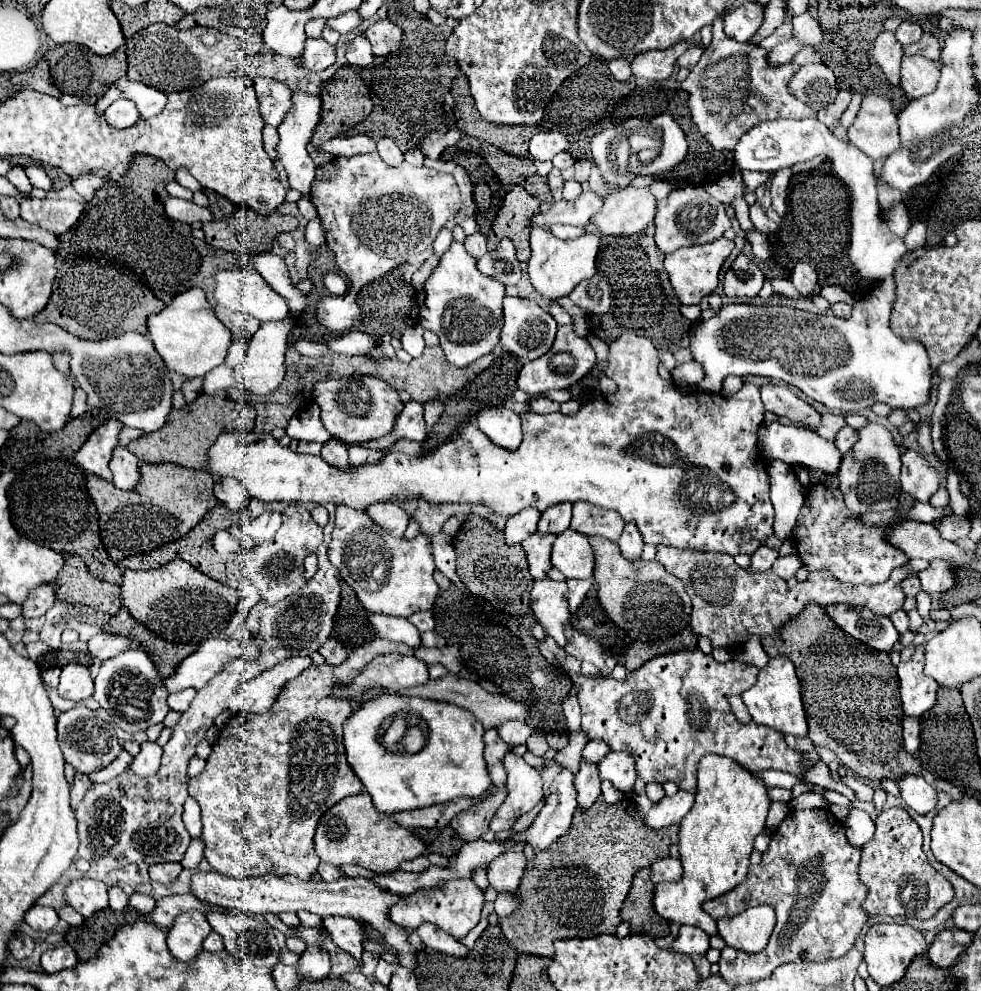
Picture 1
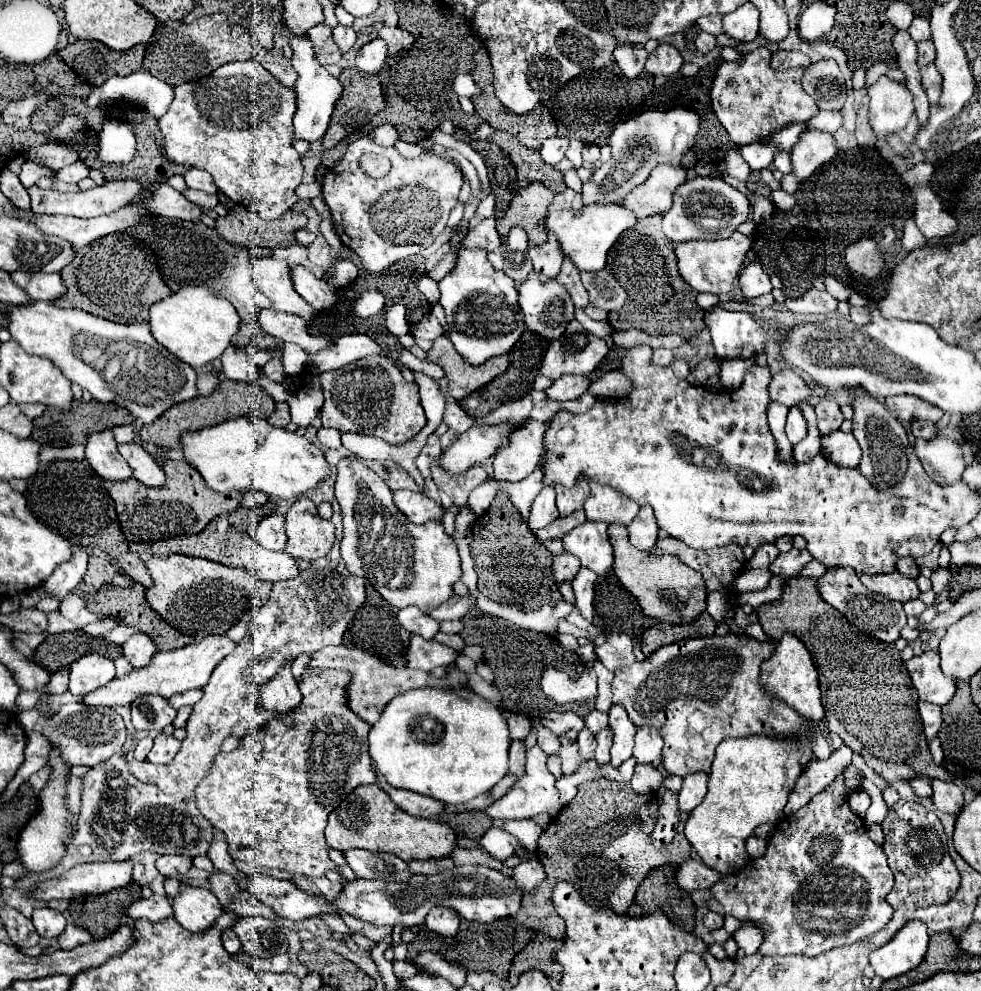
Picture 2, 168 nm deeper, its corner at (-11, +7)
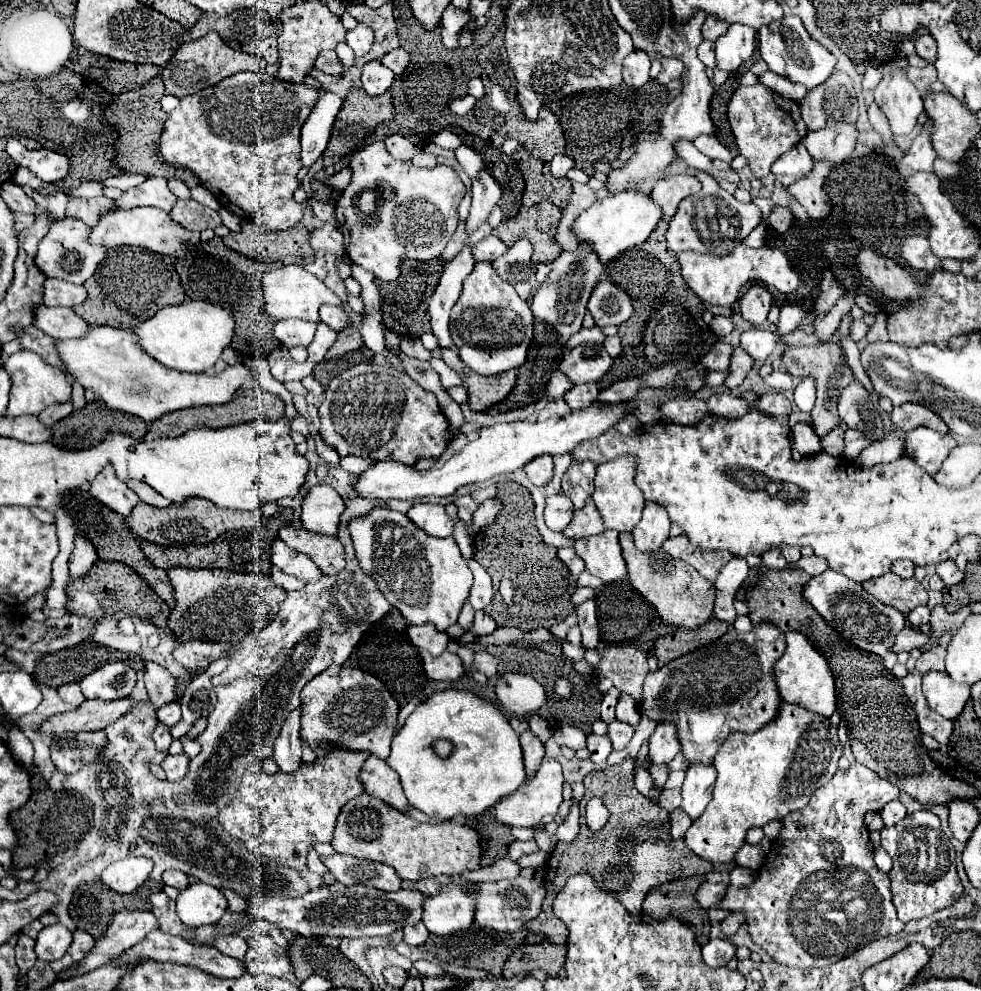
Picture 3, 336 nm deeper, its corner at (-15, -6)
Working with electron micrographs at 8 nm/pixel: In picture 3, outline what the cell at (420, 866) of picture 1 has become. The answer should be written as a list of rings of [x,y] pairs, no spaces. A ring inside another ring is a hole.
[[[438,875],[438,877],[430,877],[430,879],[422,879],[422,881],[402,881],[402,887],[404,889],[418,889],[424,895],[436,895],[450,881],[452,881],[452,877]]]

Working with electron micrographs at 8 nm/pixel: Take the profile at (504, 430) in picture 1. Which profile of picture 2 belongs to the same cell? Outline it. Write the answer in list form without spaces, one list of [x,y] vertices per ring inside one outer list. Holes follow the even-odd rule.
[[[528,418],[520,430],[510,436],[510,446],[502,448],[494,458],[494,478],[520,482],[534,472],[544,454],[546,424]]]

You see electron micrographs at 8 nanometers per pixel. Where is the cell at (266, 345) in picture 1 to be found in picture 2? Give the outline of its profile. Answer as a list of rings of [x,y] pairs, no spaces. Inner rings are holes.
[[[270,360],[270,362],[264,366],[264,372],[266,372],[266,376],[268,376],[270,380],[274,380],[274,382],[282,382],[282,380],[286,378],[284,366],[282,366],[280,360]]]

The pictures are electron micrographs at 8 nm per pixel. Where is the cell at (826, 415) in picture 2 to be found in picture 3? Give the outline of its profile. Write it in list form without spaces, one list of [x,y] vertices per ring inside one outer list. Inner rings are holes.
[[[834,427],[824,439],[822,439],[822,449],[830,453],[832,457],[842,457],[844,453],[844,431],[840,427]]]

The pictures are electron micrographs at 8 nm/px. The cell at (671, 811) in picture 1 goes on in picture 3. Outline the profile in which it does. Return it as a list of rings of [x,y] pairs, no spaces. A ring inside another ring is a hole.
[[[690,765],[682,785],[682,809],[698,819],[712,799],[712,789],[716,781],[716,769],[706,765]]]

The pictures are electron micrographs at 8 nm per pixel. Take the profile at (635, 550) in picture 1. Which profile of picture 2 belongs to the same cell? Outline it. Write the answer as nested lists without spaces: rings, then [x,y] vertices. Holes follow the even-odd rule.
[[[648,504],[640,506],[638,516],[628,524],[630,542],[640,550],[650,550],[658,538],[658,524],[652,508]]]

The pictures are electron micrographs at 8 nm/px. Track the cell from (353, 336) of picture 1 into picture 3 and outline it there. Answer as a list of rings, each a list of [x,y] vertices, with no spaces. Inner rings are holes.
[[[286,319],[274,325],[274,337],[288,349],[308,347],[314,339],[314,331],[316,331],[316,323],[300,321],[300,319]]]

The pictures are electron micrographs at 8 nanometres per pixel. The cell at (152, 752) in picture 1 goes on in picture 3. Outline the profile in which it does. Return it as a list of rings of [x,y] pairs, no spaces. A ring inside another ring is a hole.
[[[182,753],[182,755],[166,755],[160,765],[162,765],[162,769],[166,771],[168,781],[180,781],[180,779],[186,775],[188,761],[190,761],[190,759],[188,759],[184,753]]]

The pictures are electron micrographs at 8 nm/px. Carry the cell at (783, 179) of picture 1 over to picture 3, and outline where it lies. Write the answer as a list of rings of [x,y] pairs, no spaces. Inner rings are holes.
[[[844,123],[820,131],[808,131],[802,143],[816,163],[826,161],[832,167],[836,167],[852,155],[856,137],[858,137],[858,129],[850,123]]]

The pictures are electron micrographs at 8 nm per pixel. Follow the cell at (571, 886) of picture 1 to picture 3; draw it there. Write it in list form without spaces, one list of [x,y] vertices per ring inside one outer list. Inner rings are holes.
[[[626,757],[622,763],[614,767],[606,767],[602,771],[592,771],[584,777],[584,799],[580,801],[582,817],[580,817],[580,833],[572,843],[558,843],[546,861],[546,875],[544,886],[546,897],[540,909],[540,915],[532,919],[528,925],[530,931],[544,933],[550,943],[564,945],[568,937],[566,925],[552,913],[552,901],[563,889],[567,879],[578,873],[588,873],[594,879],[600,879],[600,889],[612,893],[628,913],[640,913],[642,901],[646,893],[662,883],[690,877],[690,875],[704,875],[712,871],[712,863],[696,857],[684,841],[668,843],[668,811],[662,809],[656,801],[644,797],[634,787],[634,759]],[[600,797],[610,811],[608,823],[600,831],[590,831],[586,827],[584,805],[588,799]]]

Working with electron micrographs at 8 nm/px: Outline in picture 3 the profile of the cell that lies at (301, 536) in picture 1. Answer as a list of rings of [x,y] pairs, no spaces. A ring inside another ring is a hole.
[[[288,525],[280,529],[280,539],[298,553],[308,555],[324,575],[336,575],[344,569],[344,549],[336,537],[306,531],[304,527]]]

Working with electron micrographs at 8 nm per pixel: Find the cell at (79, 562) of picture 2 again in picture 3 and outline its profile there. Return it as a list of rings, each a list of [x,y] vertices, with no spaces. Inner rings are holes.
[[[76,535],[76,541],[74,541],[74,551],[70,555],[70,561],[68,561],[68,567],[70,567],[70,577],[72,579],[82,579],[96,563],[96,551],[94,547],[90,545],[90,541],[86,541],[84,537]]]

